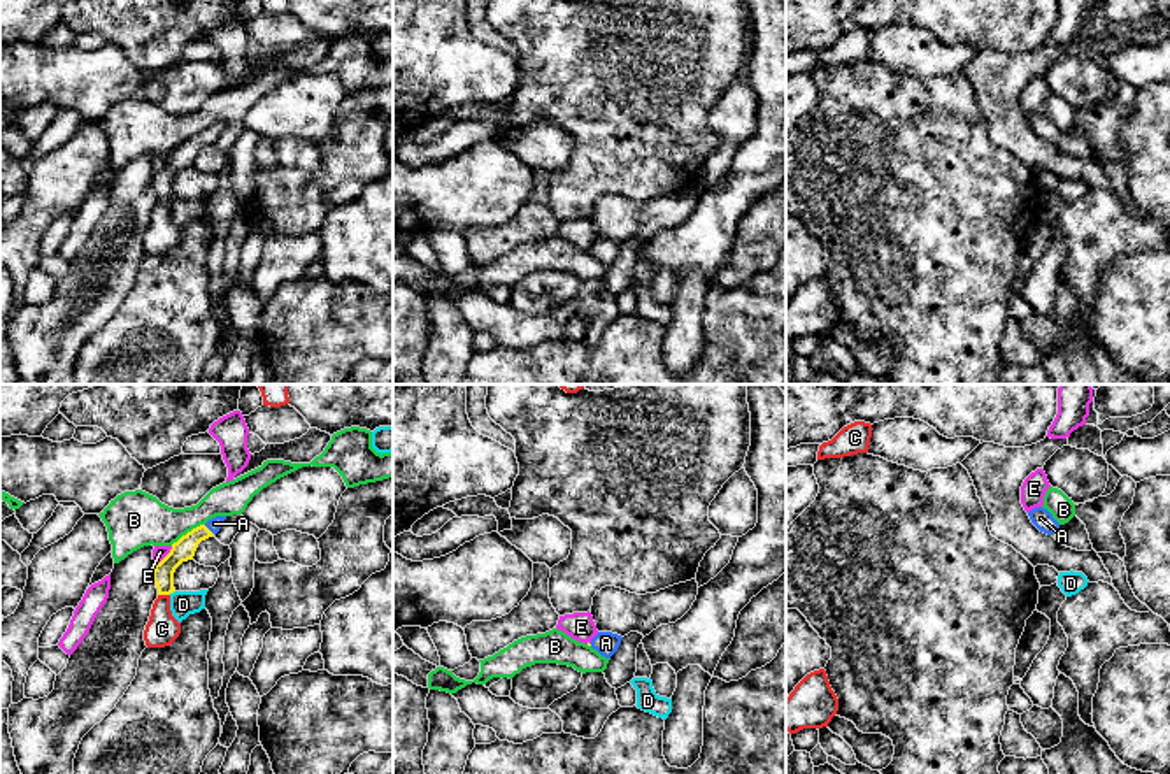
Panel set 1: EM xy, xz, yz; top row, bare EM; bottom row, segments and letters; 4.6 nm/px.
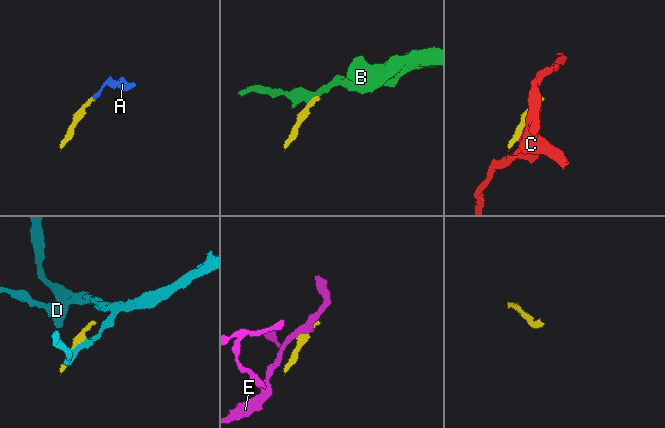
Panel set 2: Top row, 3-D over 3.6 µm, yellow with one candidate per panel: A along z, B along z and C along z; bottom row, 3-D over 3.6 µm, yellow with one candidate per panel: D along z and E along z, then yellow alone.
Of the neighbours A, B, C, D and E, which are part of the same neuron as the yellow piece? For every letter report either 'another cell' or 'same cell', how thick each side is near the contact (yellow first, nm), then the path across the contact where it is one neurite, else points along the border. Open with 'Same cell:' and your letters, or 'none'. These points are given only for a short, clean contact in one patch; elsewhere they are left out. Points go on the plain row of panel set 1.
Same cell: A
A: same cell | 100/60 nm | across xy (183, 157), (207, 136), (214, 130)
B: another cell | 100/260 nm | along xy (204, 130), (171, 151)
C: another cell | 100/150 nm
D: another cell | 100/120 nm
E: another cell | 100/60 nm | along xy (172, 153), (156, 171)

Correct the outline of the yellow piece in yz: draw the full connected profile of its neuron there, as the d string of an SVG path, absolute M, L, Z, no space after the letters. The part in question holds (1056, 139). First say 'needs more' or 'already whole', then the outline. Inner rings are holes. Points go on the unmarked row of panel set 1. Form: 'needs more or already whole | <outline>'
needs more | M1035 114L1028 119L1031 130L1047 142L1059 142L1059 130L1044 114Z

